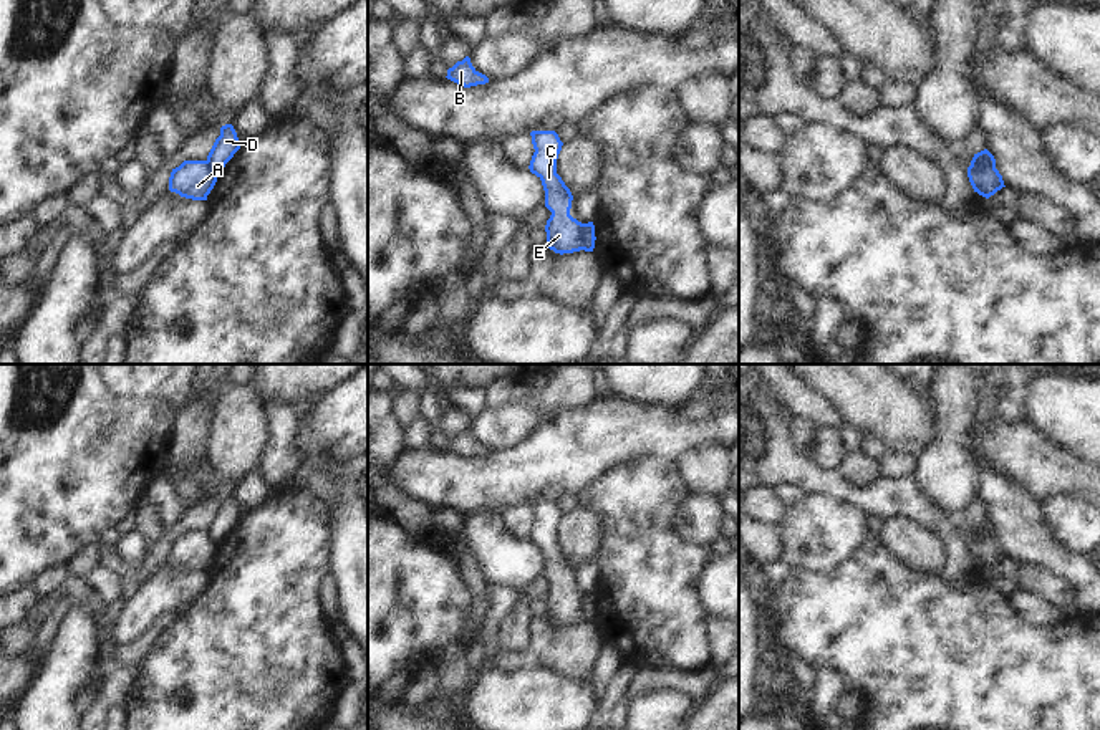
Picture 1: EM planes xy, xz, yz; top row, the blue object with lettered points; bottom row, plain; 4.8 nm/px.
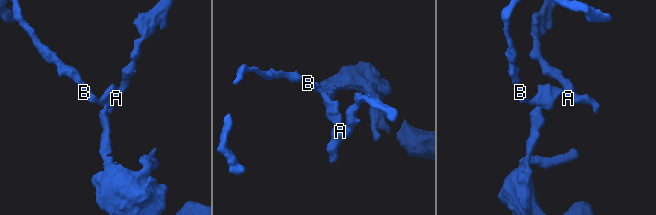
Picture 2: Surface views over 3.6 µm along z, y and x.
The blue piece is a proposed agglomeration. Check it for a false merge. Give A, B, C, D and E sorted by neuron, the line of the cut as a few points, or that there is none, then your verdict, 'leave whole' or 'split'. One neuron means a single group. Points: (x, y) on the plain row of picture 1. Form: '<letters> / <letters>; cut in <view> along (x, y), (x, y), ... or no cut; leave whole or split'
A B C E / D; cut in xz along (582, 595), (578, 606), (580, 619); split

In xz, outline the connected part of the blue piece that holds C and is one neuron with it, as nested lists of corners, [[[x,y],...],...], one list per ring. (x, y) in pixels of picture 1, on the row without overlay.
[[[532,502],[533,526],[530,543],[535,545],[545,561],[545,578],[552,583],[547,591],[547,616],[555,624],[580,622],[581,593],[570,586],[573,566],[557,545],[557,530],[563,513],[555,502]]]

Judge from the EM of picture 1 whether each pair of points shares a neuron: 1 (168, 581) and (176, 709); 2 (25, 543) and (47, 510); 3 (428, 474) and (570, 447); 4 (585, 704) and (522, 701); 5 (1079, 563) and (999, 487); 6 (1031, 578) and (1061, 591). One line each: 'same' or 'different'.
1: different
2: same
3: same
4: same
5: same
6: same

